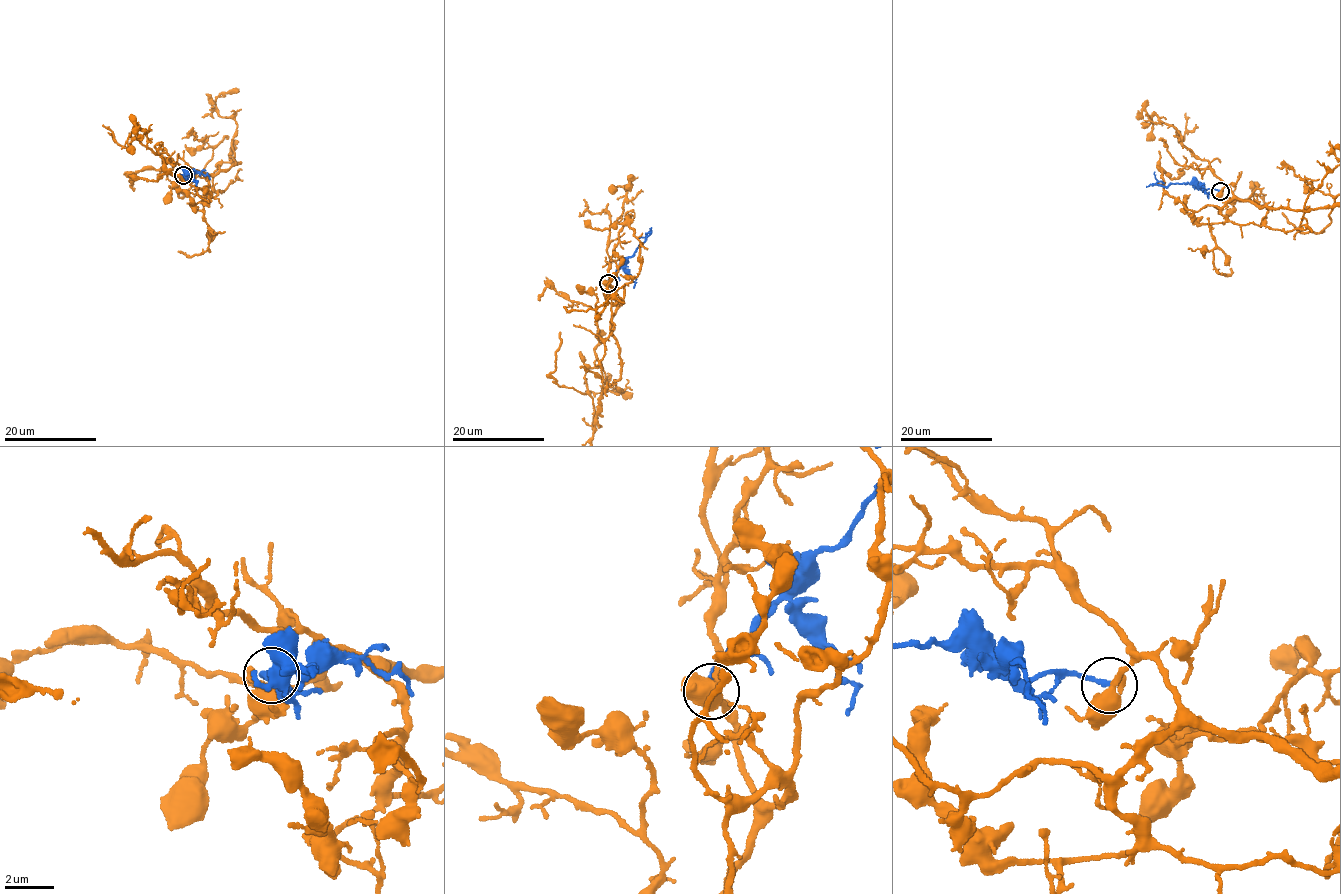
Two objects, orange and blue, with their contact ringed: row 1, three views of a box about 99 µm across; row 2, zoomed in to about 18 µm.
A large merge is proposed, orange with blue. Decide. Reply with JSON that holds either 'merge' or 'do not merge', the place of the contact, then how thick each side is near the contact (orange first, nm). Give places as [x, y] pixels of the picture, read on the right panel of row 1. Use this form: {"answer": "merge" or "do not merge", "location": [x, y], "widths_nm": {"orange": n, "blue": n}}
{"answer": "merge", "location": [1220, 191], "widths_nm": {"orange": 400, "blue": 170}}

